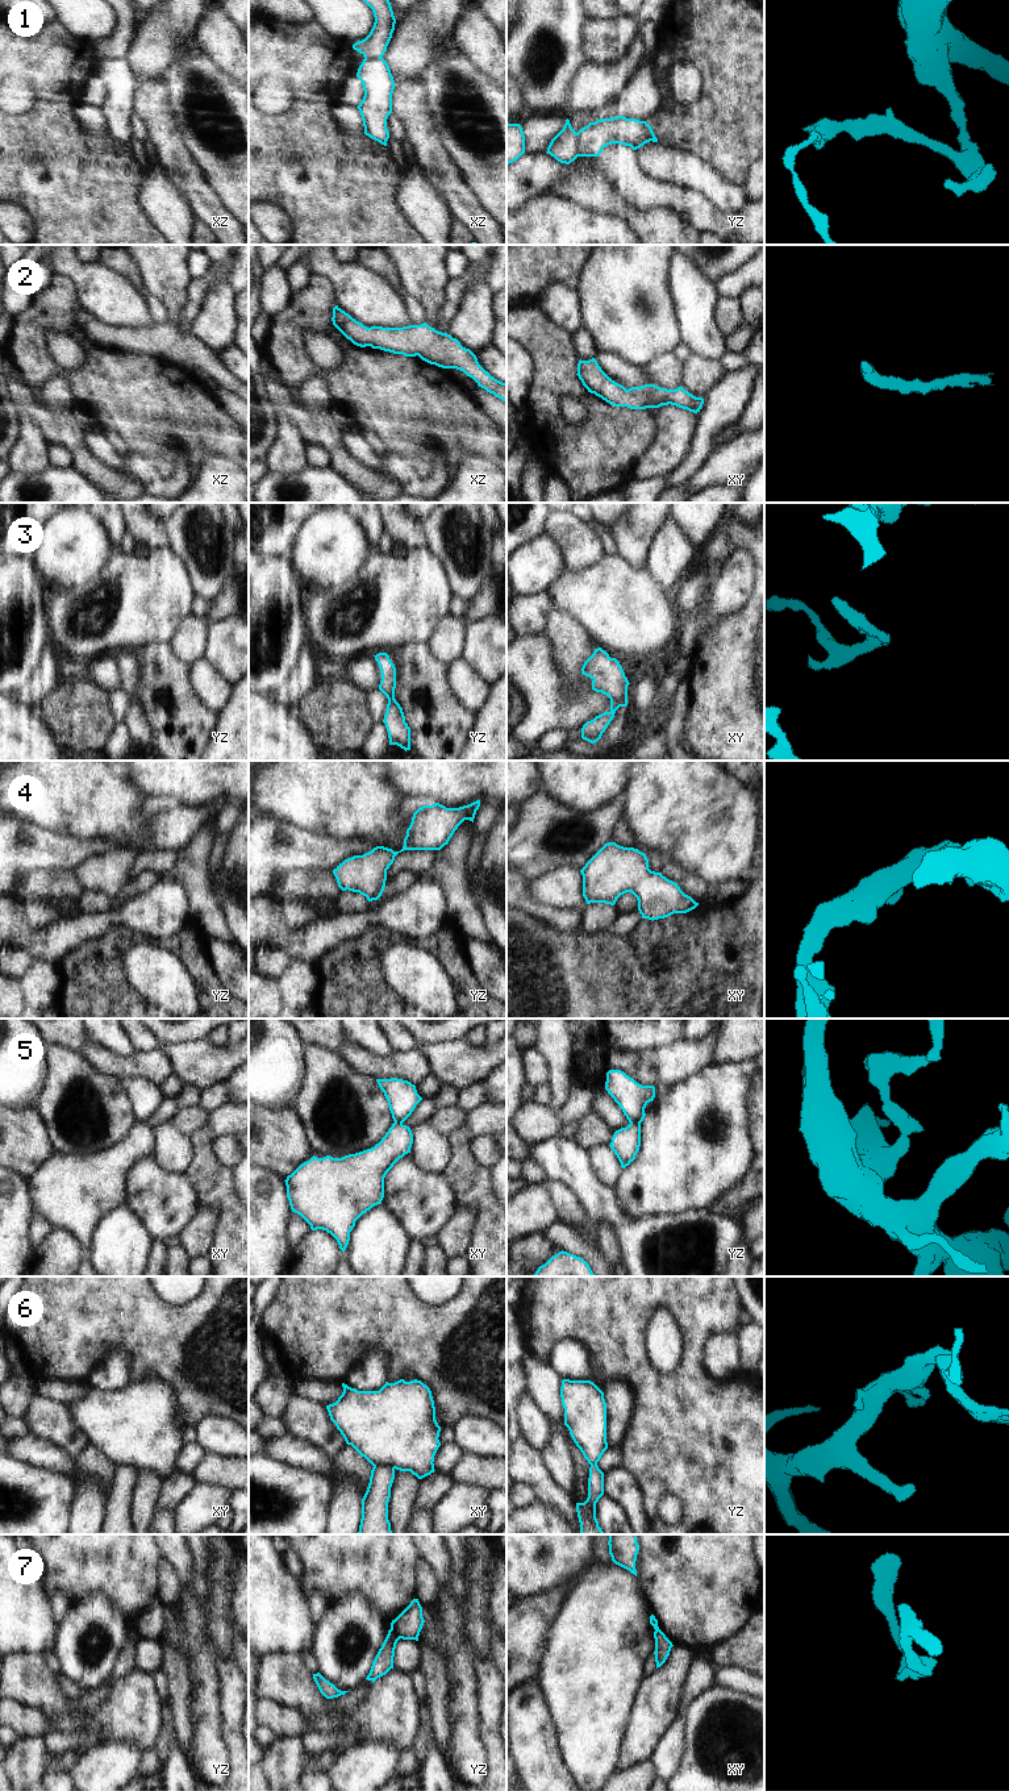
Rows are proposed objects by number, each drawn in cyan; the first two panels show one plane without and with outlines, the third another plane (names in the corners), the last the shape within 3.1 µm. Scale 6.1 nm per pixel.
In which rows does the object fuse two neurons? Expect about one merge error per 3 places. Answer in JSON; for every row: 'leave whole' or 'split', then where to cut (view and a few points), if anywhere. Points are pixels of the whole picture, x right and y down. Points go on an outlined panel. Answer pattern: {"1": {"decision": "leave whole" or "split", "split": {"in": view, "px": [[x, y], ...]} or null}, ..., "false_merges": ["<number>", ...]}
{"1": {"decision": "split", "split": {"in": "yz", "px": [[576, 133], [576, 153], [579, 155]]}}, "2": {"decision": "leave whole", "split": null}, "3": {"decision": "leave whole", "split": null}, "4": {"decision": "leave whole", "split": null}, "5": {"decision": "split", "split": {"in": "yz", "px": [[630, 1121], [639, 1125]]}}, "6": {"decision": "split", "split": {"in": "xy", "px": [[374, 1465], [391, 1465], [395, 1467]]}}, "7": {"decision": "split", "split": {"in": "yz", "px": [[391, 1628], [400, 1637]]}}, "false_merges": ["1", "5", "6", "7"]}

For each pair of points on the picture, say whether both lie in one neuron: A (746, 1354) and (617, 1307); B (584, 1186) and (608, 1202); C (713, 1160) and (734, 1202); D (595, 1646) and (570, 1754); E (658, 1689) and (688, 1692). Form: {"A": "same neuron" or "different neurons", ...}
{"A": "different neurons", "B": "same neuron", "C": "different neurons", "D": "same neuron", "E": "different neurons"}

